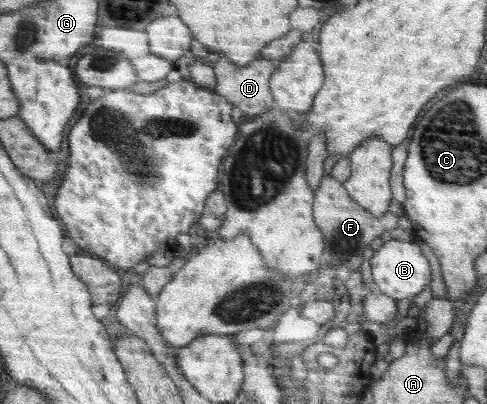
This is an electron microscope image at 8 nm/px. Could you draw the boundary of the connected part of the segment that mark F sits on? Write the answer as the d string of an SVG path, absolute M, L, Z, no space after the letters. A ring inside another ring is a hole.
M331 174L323 177L319 187L315 190L314 215L326 243L323 266L331 268L332 271L341 265L346 265L351 272L360 271L360 265L364 260L362 252L366 247L380 238L384 231L399 227L396 215L389 212L384 213L382 217L375 217L366 209L359 207L356 201L348 196L342 183Z

